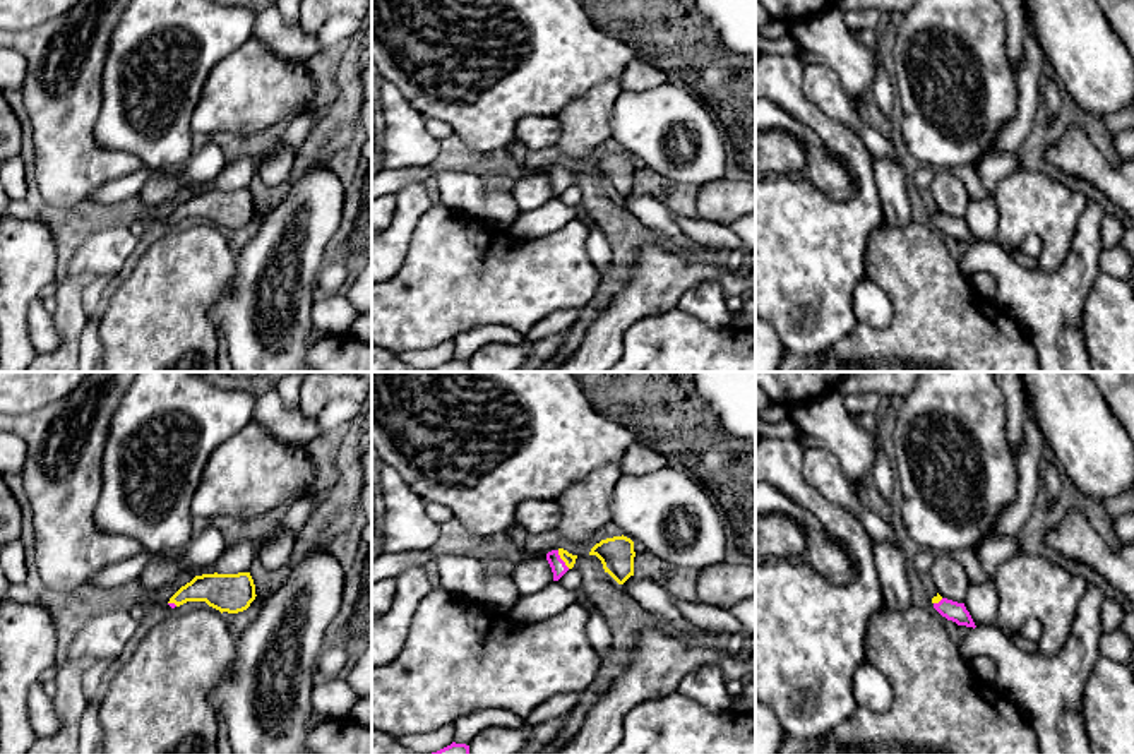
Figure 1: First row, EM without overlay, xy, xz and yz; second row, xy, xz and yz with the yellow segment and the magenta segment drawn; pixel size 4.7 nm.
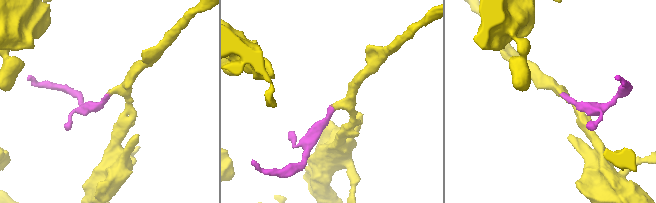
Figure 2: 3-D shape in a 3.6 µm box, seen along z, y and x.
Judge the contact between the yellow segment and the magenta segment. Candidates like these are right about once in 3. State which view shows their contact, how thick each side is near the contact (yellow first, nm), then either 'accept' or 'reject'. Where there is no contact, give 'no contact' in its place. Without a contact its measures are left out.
xz | 60/70 nm | accept

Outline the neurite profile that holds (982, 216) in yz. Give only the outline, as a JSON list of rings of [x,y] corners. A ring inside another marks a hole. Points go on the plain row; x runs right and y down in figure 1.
[[[994,195],[982,200],[971,200],[966,209],[964,223],[975,242],[994,242],[999,224],[999,211]]]

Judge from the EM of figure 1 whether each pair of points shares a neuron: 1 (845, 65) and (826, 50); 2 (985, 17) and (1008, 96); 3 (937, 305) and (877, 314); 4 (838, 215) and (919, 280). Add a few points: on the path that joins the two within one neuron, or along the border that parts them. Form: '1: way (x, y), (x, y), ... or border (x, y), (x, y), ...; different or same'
1: way (840, 60), (831, 52); same
2: way (985, 36), (985, 74), (989, 77); same
3: border (869, 280), (893, 305), (893, 319), (883, 329); different
4: border (883, 220), (869, 239), (865, 276); different

